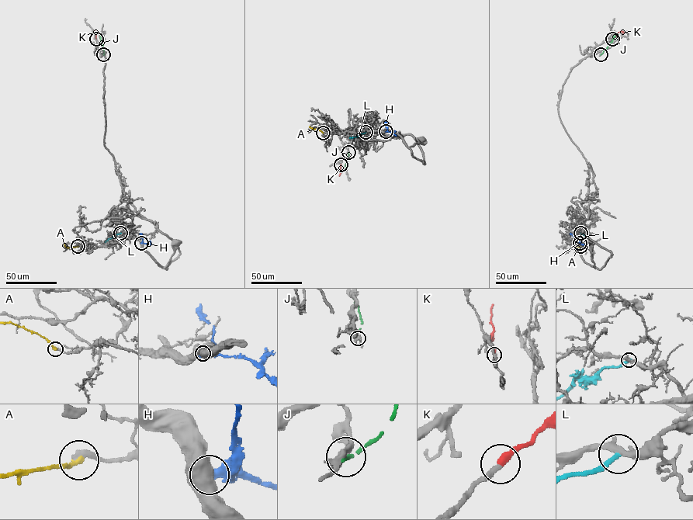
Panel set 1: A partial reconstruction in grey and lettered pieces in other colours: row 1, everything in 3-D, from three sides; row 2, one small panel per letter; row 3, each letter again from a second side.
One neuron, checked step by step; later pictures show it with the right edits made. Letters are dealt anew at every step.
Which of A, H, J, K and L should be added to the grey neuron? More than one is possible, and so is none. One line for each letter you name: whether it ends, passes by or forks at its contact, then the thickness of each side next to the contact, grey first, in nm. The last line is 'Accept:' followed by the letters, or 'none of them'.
A: it ends there; 300 nm thick on the grey side, 240 nm on the other
K: it ends there; 280 nm thick on the grey side, 320 nm on the other
Accept: A, K

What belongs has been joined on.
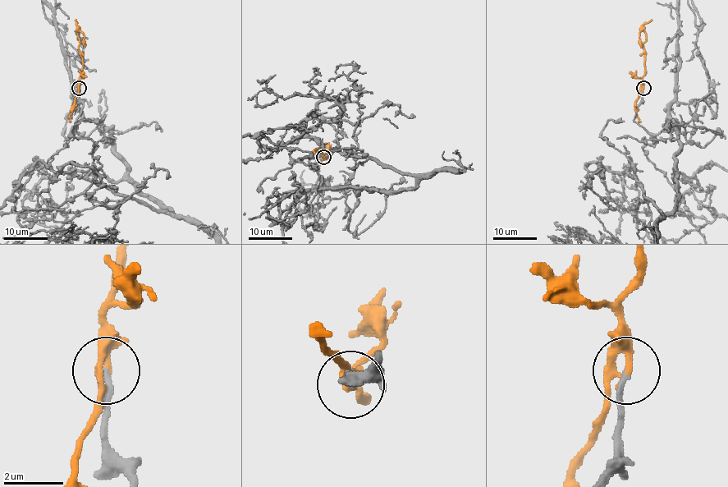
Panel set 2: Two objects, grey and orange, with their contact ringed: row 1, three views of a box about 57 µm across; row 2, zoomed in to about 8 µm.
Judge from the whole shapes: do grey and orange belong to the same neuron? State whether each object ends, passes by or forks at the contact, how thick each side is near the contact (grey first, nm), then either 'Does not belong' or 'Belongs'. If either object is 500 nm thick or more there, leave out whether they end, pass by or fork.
At the ring grey ends. At the ring orange passes by. Thickness 190 nm (grey) against 220 nm. Belongs

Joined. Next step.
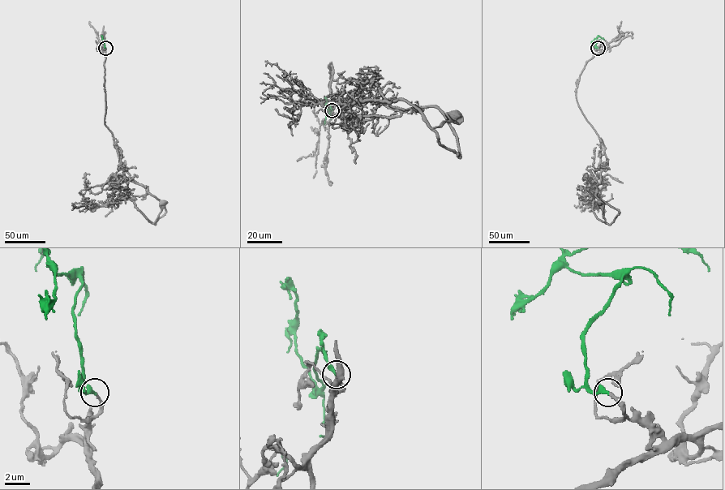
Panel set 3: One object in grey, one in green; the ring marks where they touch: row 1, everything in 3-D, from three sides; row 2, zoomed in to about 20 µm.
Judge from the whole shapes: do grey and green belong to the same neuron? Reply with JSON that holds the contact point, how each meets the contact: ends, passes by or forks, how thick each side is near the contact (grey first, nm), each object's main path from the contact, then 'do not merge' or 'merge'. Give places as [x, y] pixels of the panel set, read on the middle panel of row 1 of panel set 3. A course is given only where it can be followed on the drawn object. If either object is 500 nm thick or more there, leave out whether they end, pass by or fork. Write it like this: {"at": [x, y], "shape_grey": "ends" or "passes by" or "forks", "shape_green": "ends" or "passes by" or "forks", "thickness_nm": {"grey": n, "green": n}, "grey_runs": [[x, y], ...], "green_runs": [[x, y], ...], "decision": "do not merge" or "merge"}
{"at": [332, 110], "shape_grey": "ends", "shape_green": "ends", "thickness_nm": {"grey": 200, "green": 360}, "grey_runs": [[332, 110], [332, 64], [330, 93], [350, 117], [435, 106], [460, 156], [432, 128], [453, 115]], "green_runs": [[332, 110], [330, 107], [330, 112], [326, 104], [324, 124]], "decision": "merge"}

